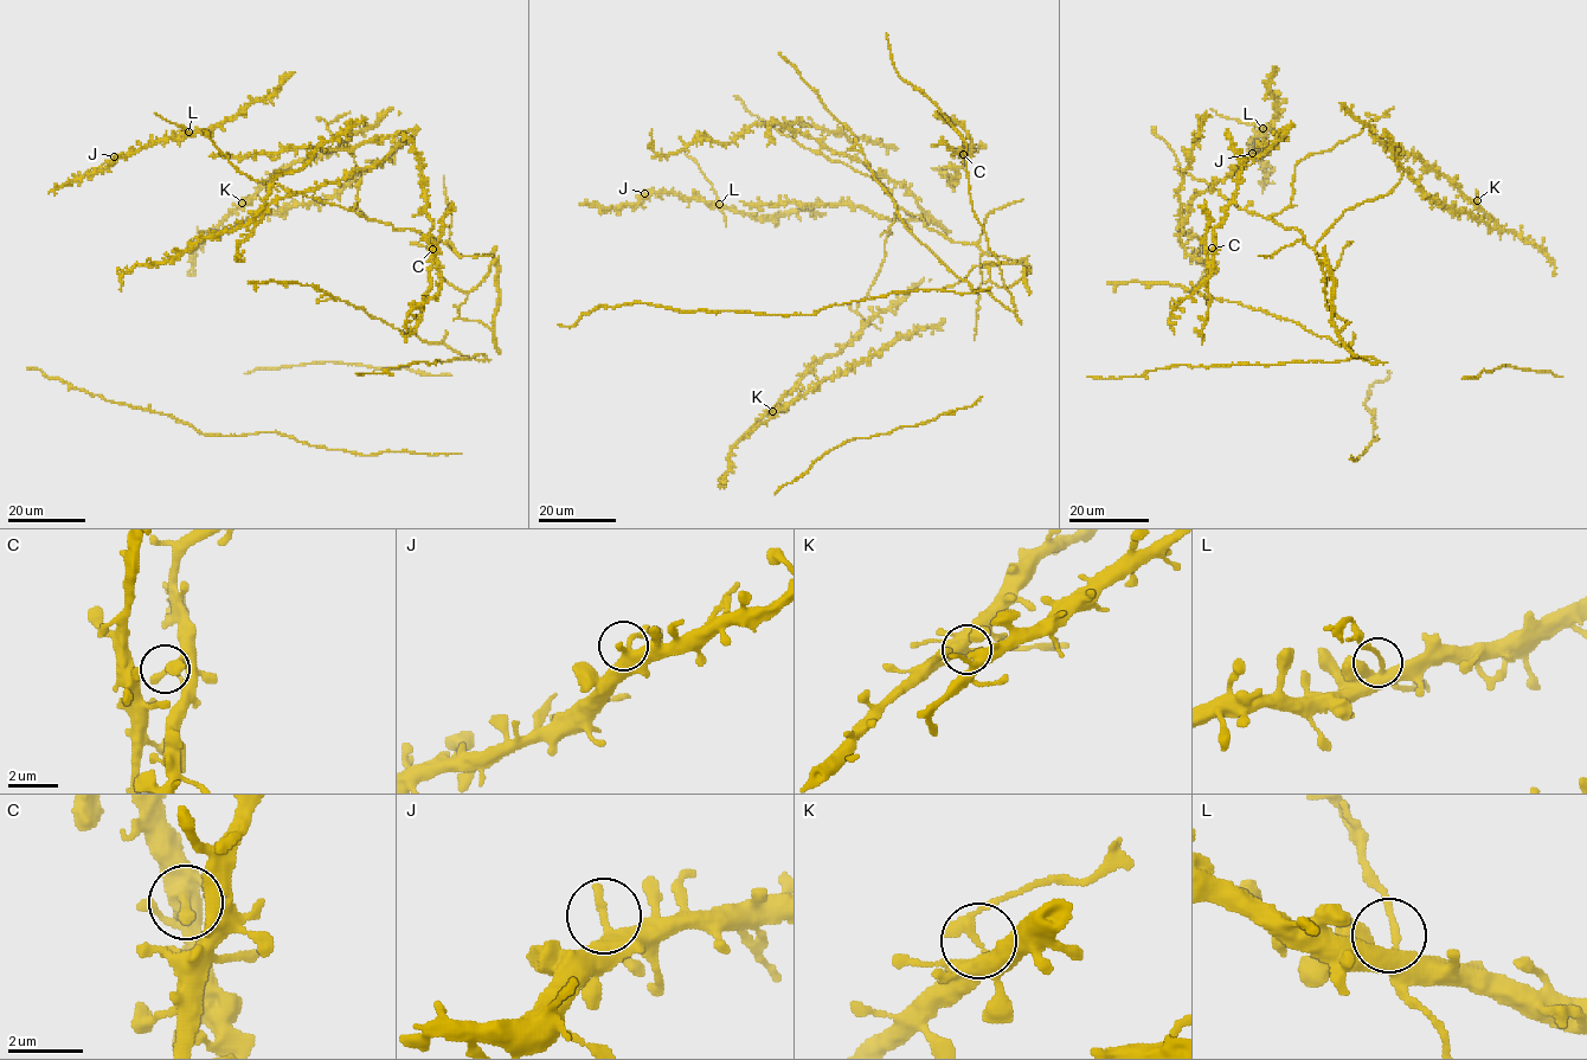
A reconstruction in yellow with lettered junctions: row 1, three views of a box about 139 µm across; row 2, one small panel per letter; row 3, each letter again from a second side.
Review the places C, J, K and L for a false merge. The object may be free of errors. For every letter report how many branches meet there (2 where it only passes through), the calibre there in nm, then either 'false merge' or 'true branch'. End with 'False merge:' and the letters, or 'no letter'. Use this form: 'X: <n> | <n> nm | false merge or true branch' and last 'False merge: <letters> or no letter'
C: 2 | 240 nm | true branch
J: 2 | 280 nm | true branch
K: 2 | 240 nm | false merge
L: 2 | 190 nm | true branch
False merge: K

